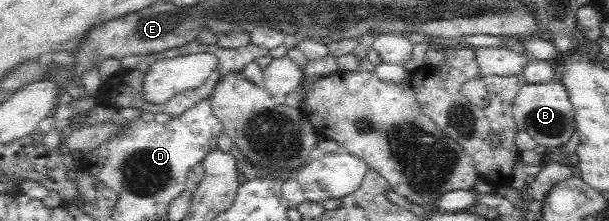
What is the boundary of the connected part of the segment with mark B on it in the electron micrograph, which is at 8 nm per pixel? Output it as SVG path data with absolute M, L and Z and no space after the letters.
M561 81L526 84L515 97L511 113L518 129L526 131L536 141L536 145L546 148L563 146L574 133L575 110L567 94L567 88Z

